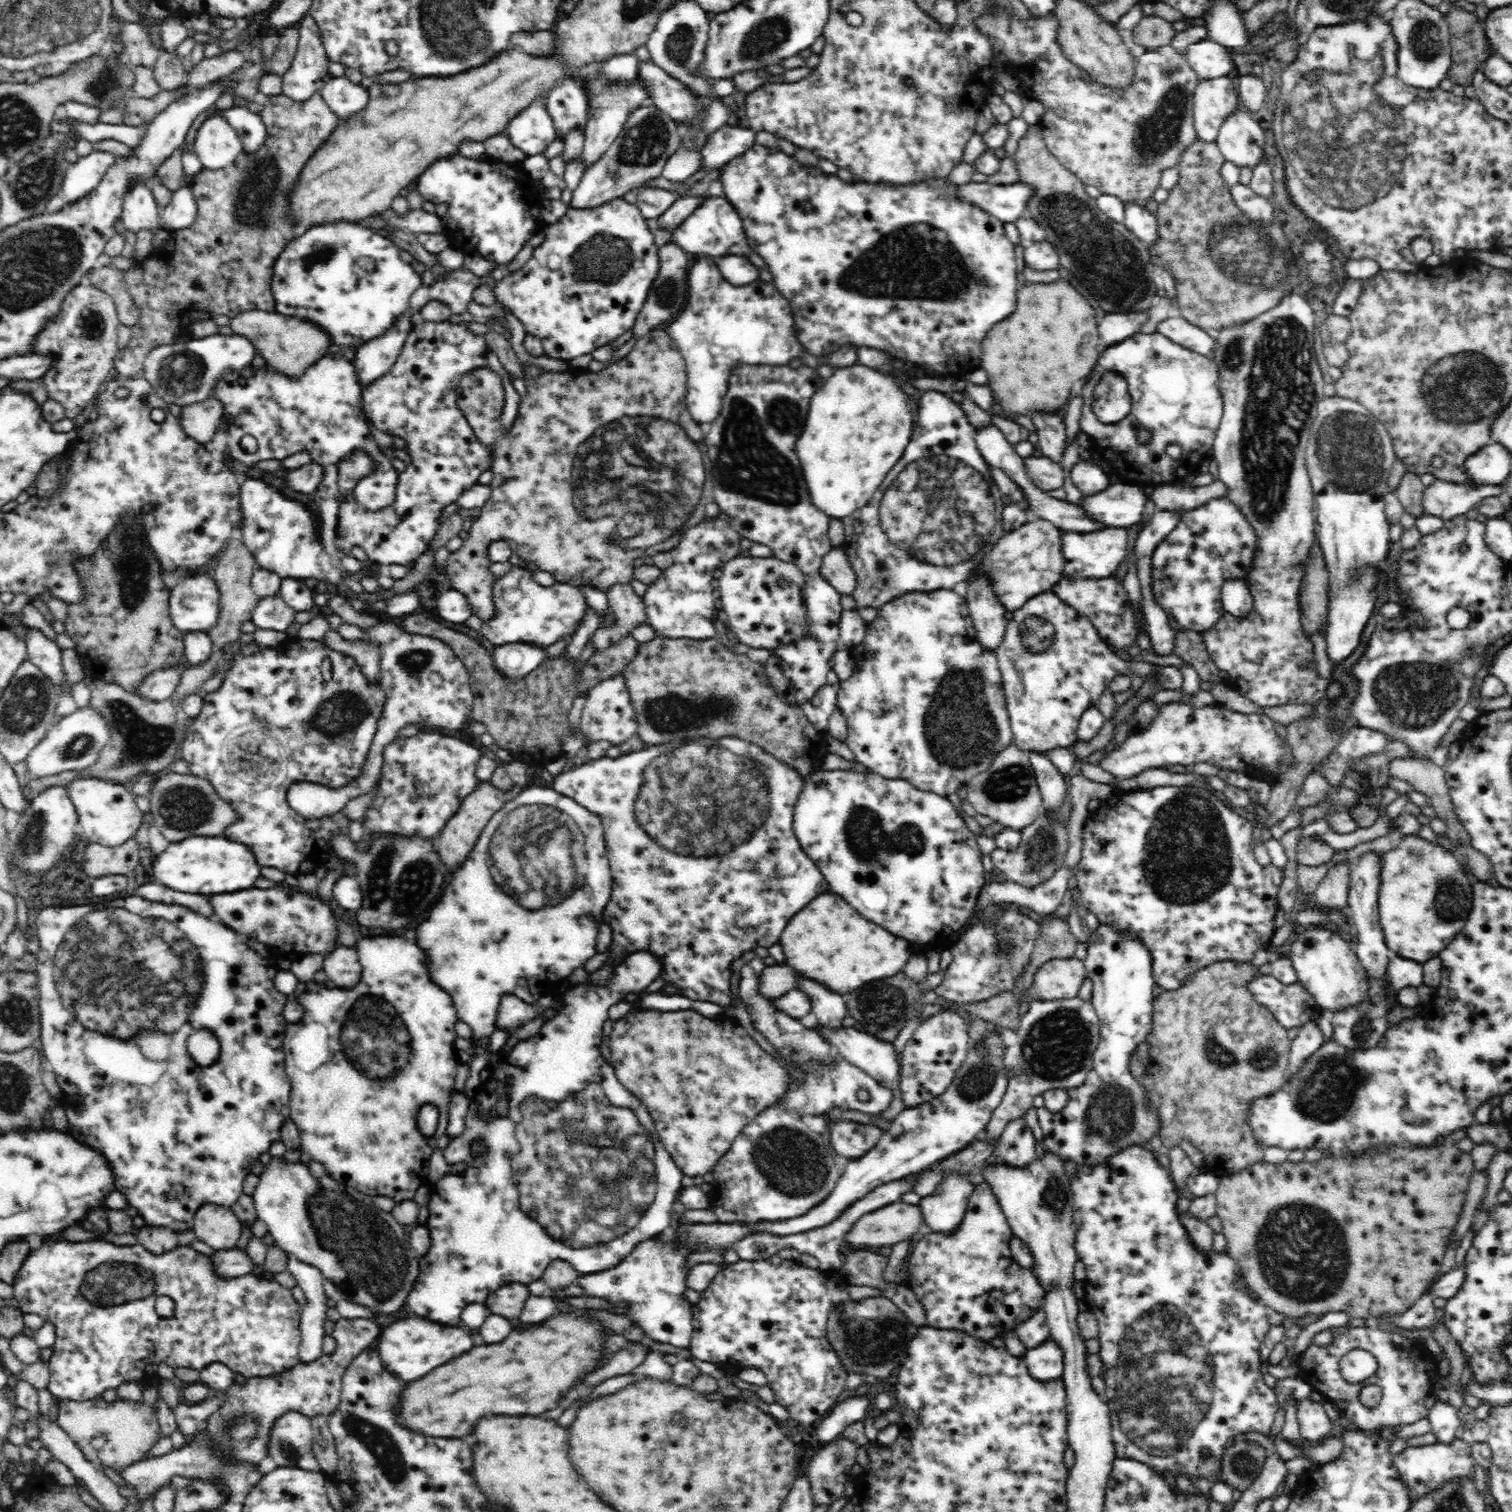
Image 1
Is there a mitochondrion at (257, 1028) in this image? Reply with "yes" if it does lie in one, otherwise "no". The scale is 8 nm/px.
no

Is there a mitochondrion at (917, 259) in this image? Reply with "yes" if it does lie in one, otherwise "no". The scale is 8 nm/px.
yes

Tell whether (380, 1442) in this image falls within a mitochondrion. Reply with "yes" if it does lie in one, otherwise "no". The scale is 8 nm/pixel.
yes

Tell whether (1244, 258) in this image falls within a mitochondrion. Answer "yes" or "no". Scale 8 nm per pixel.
yes

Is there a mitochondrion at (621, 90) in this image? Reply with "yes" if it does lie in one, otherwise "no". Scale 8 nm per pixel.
no

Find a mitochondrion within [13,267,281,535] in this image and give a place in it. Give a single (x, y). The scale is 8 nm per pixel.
(180, 374)

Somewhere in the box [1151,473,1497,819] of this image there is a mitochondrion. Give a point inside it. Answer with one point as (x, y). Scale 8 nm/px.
(1414, 697)

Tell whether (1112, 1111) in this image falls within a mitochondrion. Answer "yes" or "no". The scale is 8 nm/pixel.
yes

